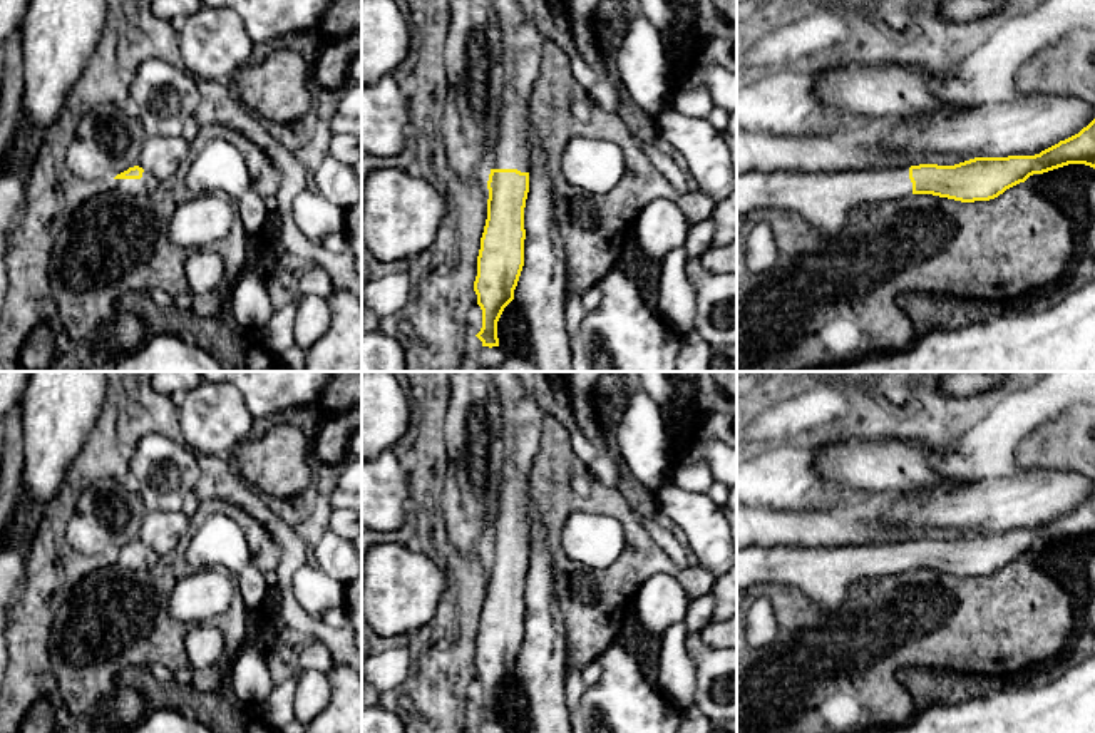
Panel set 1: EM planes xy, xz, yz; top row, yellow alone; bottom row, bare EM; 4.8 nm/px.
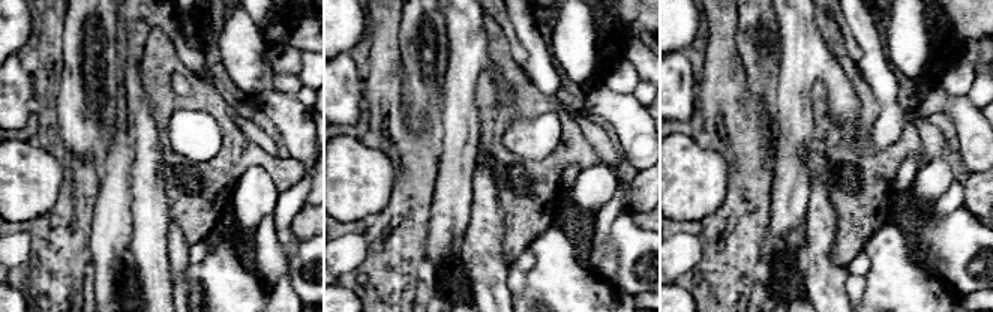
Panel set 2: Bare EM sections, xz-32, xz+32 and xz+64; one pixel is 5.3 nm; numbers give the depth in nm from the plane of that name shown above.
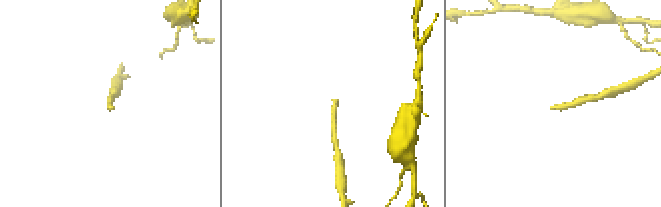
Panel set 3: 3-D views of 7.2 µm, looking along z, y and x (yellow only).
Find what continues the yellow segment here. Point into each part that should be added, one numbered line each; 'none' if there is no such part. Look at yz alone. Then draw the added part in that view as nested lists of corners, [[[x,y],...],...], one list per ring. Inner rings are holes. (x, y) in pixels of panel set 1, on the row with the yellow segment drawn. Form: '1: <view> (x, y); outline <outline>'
1: yz (824, 199); outline [[[907,166],[857,171],[745,172],[737,176],[737,219],[752,213],[784,208],[825,238],[842,233],[862,202],[912,196]]]

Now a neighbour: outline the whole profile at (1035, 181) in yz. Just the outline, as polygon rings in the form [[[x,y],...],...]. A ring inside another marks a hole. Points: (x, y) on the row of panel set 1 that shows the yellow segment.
[[[1033,174],[1025,181],[1026,186],[1045,196],[1050,202],[1060,206],[1067,211],[1065,202],[1058,197],[1058,192],[1053,184],[1043,181],[1043,174]]]

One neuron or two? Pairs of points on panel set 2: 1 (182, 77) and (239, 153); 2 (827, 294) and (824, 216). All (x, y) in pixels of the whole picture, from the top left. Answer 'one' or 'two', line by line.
1: one
2: one

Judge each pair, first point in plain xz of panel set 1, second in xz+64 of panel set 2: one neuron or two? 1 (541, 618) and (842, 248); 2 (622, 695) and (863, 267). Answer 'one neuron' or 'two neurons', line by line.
1: two neurons
2: two neurons

